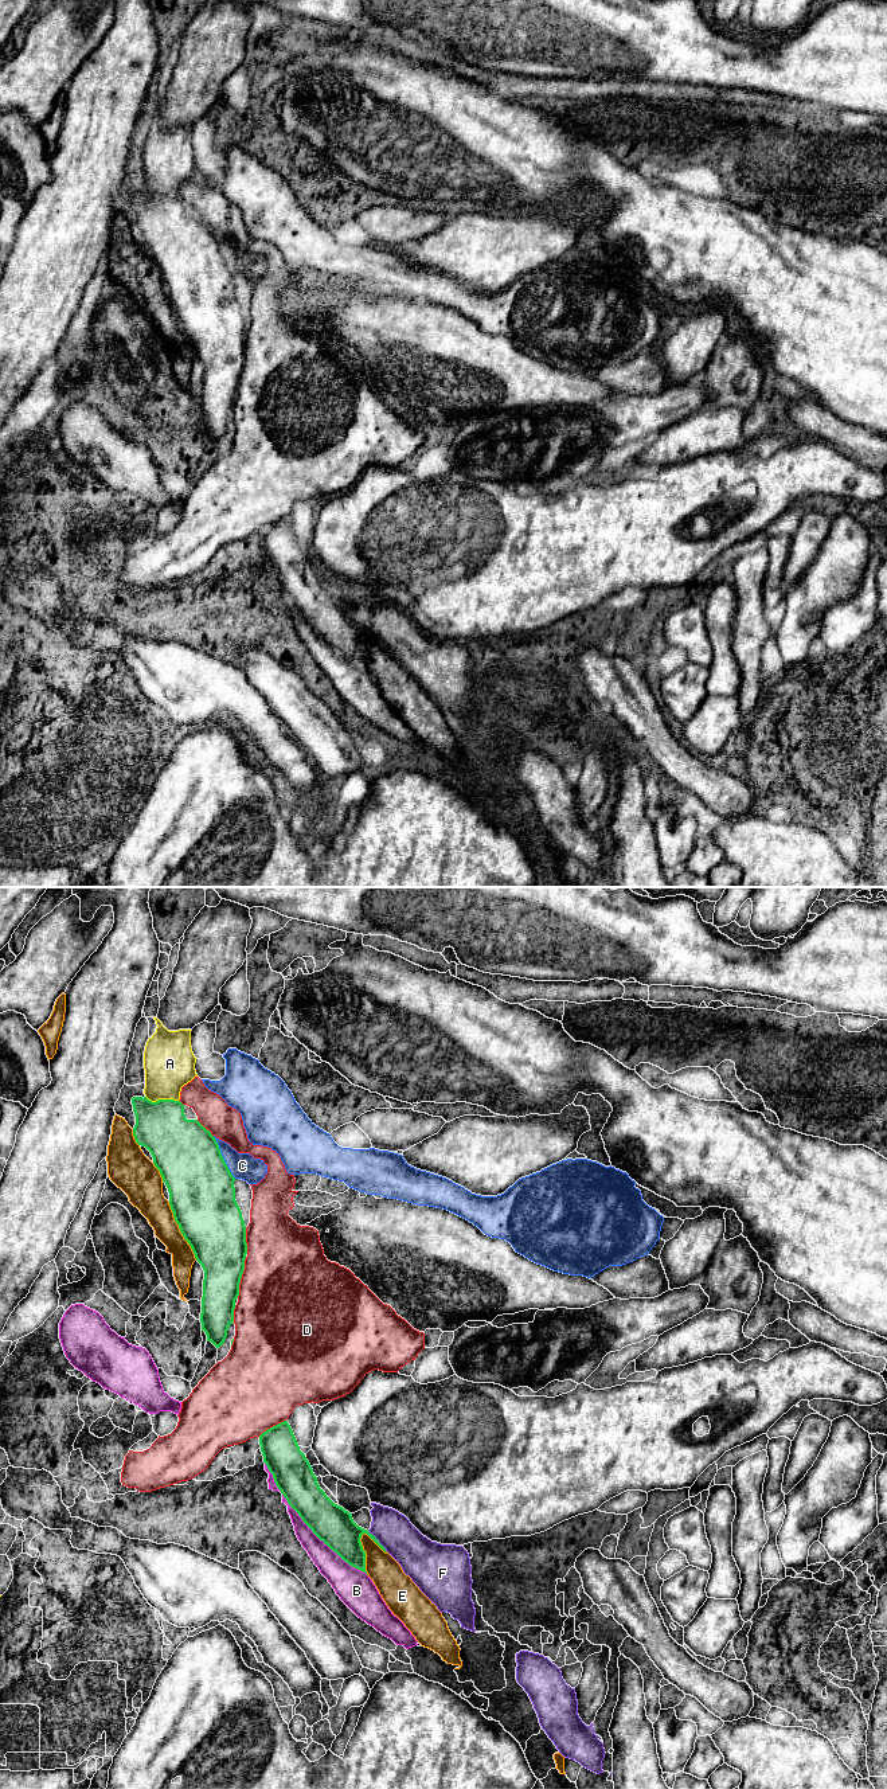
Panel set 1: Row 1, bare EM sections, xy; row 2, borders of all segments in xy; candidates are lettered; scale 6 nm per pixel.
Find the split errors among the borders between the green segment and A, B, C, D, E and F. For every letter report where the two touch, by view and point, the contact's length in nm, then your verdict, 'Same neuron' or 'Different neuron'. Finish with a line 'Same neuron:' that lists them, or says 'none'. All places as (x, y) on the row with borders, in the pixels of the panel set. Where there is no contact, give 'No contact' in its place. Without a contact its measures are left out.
A: Touches green at xy (161, 1100). Shared border 200 nm. Different neuron
B: Touches green at xy (321, 1539). Shared border 700 nm. Different neuron
C: Touches green at xy (222, 1157). Shared border 300 nm. Different neuron
D: Touches green at xy (241, 1277). Shared border 260 nm. Different neuron
E: Touches green at xy (364, 1554). Shared border 260 nm. Different neuron
F: Touches green at xy (378, 1541). Shared border 180 nm. Different neuron
Same neuron: none

